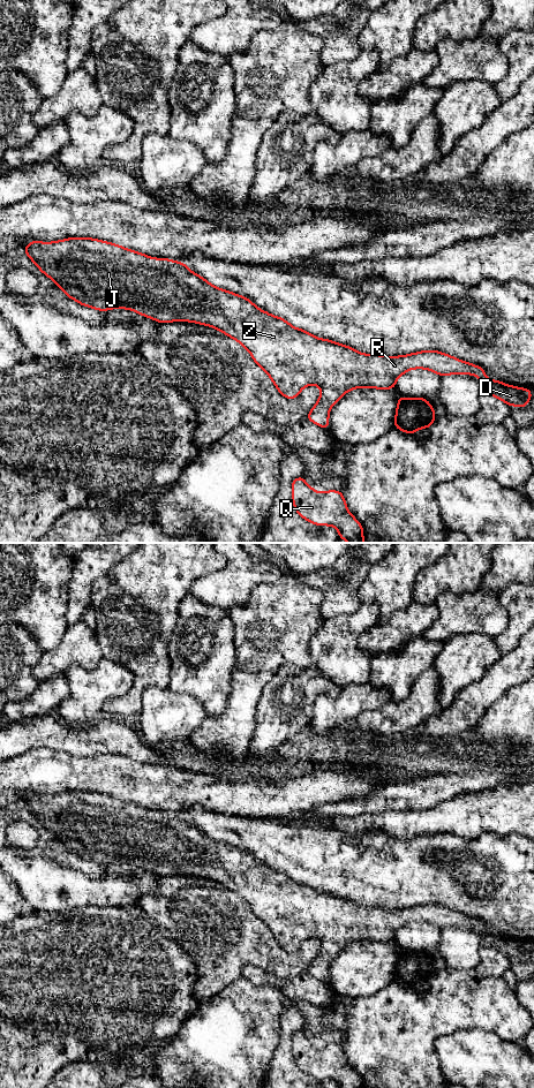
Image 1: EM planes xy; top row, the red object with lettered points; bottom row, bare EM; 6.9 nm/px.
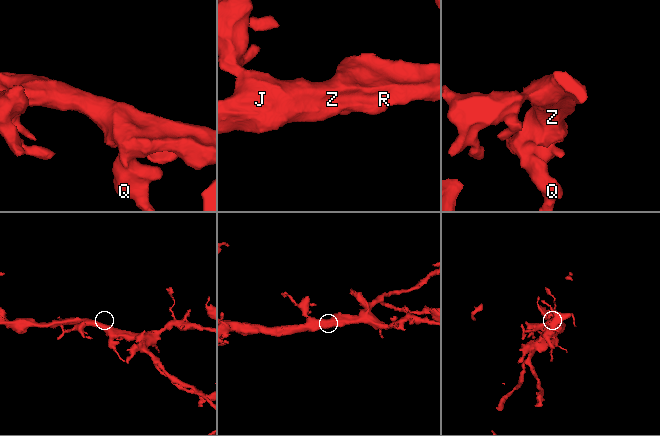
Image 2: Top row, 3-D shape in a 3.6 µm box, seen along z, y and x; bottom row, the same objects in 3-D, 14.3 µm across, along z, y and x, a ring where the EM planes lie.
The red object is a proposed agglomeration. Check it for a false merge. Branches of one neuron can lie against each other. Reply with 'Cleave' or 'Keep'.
Keep

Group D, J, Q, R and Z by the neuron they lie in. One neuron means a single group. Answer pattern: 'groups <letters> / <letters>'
groups D J Q R Z

